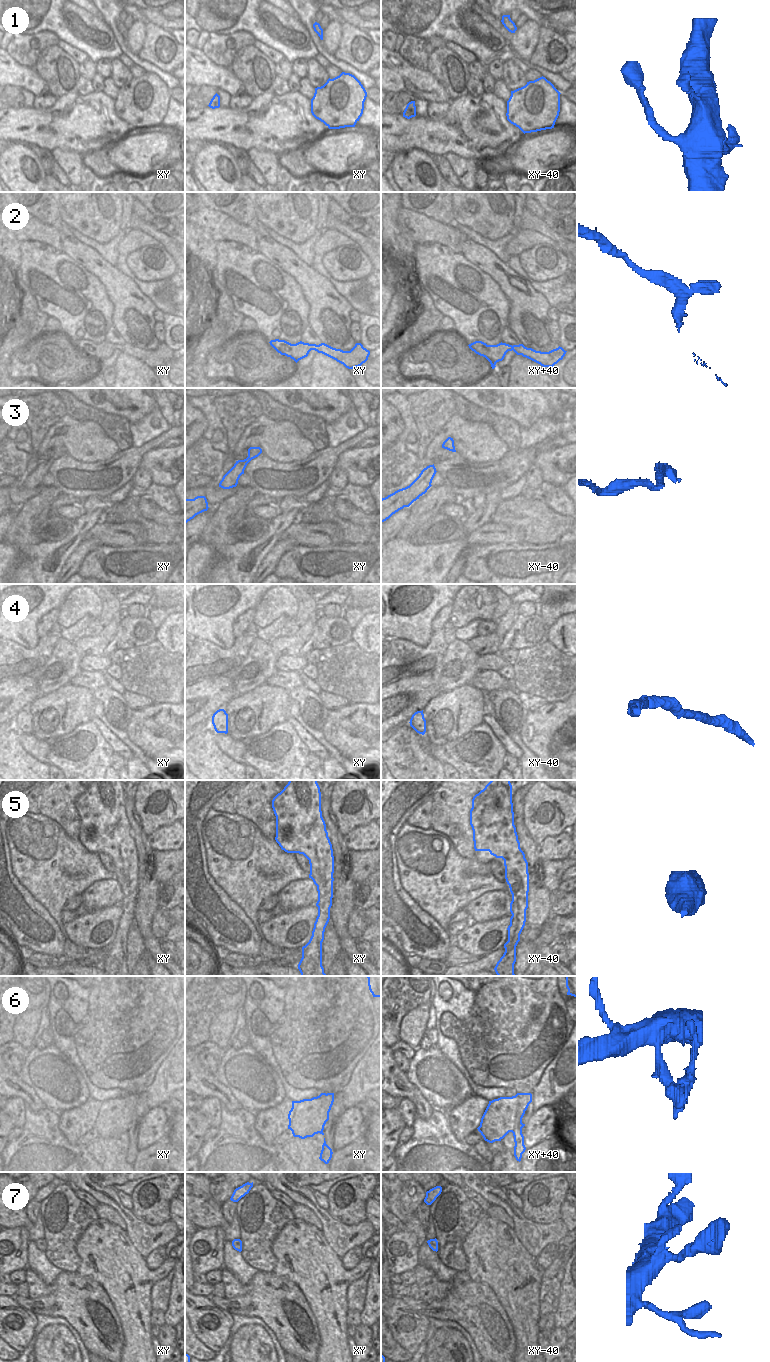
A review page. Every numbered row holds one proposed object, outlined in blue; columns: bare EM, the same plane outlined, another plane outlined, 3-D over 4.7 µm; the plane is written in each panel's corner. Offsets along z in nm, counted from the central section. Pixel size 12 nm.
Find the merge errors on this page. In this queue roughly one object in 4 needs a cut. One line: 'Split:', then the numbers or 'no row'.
Split: 2, 6

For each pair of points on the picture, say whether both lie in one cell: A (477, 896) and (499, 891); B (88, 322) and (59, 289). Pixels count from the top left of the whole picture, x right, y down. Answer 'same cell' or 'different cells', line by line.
A: same cell
B: same cell

